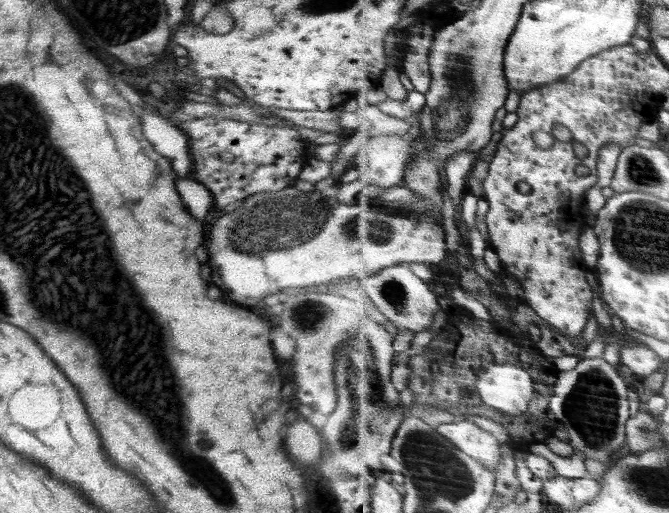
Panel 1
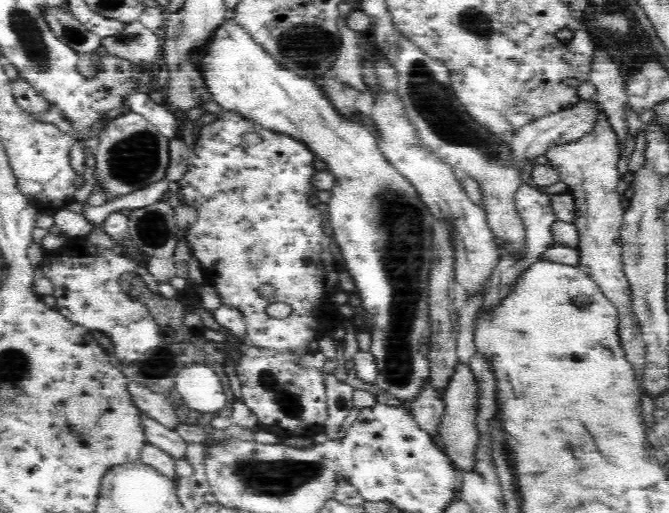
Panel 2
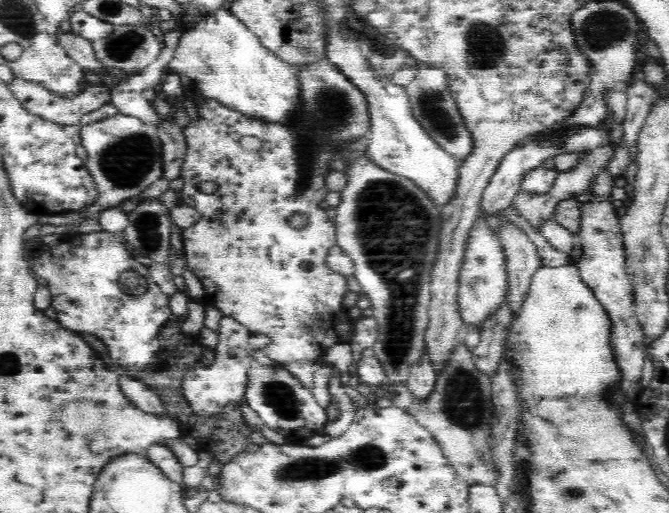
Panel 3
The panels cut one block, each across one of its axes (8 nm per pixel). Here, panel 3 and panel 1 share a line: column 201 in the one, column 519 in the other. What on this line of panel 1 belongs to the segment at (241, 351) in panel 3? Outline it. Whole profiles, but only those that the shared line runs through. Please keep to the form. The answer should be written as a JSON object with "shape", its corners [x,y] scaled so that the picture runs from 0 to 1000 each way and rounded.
{"shape":[[[768,712],[732,715],[716,741],[716,766],[725,788],[762,809],[780,809],[791,799],[801,756],[786,721]]]}

